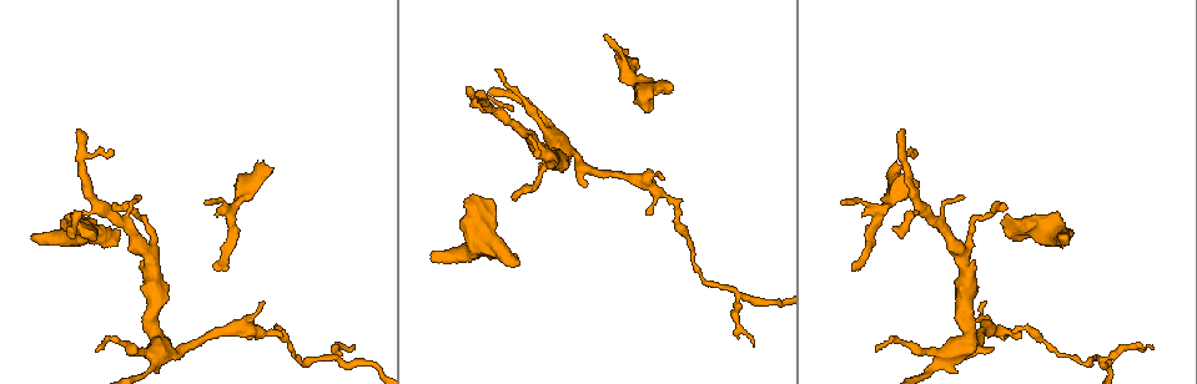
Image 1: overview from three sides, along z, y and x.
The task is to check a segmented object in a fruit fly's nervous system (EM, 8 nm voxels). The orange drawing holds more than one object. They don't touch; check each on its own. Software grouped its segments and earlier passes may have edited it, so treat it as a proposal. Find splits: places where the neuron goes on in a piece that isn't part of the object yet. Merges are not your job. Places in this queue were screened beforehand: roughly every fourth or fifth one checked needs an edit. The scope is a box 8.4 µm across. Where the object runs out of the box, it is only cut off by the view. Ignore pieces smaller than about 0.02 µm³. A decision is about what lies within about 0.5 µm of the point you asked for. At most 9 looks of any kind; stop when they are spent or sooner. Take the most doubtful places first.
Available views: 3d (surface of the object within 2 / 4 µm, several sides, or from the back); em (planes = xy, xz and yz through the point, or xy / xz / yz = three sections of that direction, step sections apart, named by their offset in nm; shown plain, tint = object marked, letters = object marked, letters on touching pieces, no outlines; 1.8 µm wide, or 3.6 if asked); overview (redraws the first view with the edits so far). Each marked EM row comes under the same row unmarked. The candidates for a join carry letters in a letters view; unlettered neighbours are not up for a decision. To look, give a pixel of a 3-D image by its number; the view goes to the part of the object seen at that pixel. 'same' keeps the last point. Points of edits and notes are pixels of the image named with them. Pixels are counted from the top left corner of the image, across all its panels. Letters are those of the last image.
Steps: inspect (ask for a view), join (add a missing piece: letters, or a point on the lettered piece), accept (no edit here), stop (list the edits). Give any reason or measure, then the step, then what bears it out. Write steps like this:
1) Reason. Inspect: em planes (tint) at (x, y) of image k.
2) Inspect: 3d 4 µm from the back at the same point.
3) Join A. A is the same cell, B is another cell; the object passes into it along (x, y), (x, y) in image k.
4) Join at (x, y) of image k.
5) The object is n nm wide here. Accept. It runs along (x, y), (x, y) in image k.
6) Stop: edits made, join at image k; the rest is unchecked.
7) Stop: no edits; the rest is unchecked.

Free end. Inspect: em 3.6 µm yz step 16 (tint) at (1072, 233) of image 1.

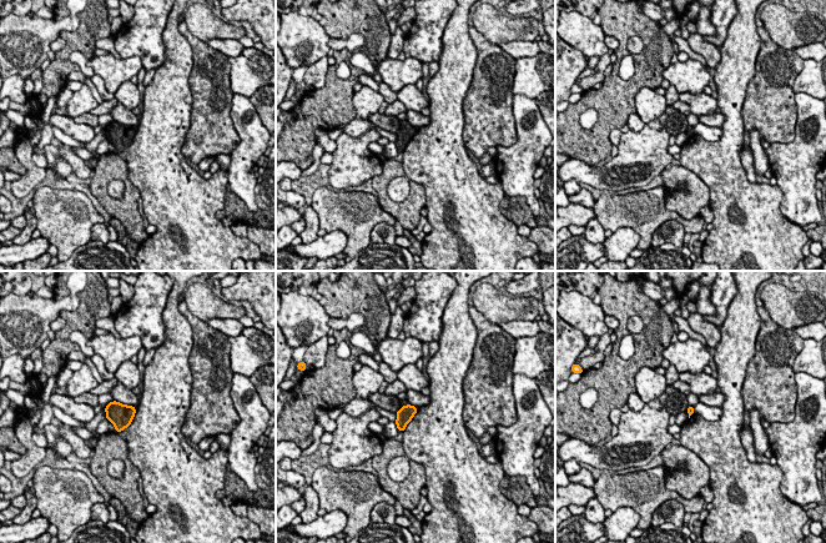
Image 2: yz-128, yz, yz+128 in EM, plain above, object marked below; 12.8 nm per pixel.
Cut it another way. Inspect: em 3.6 µm planes (tint) at the same point.

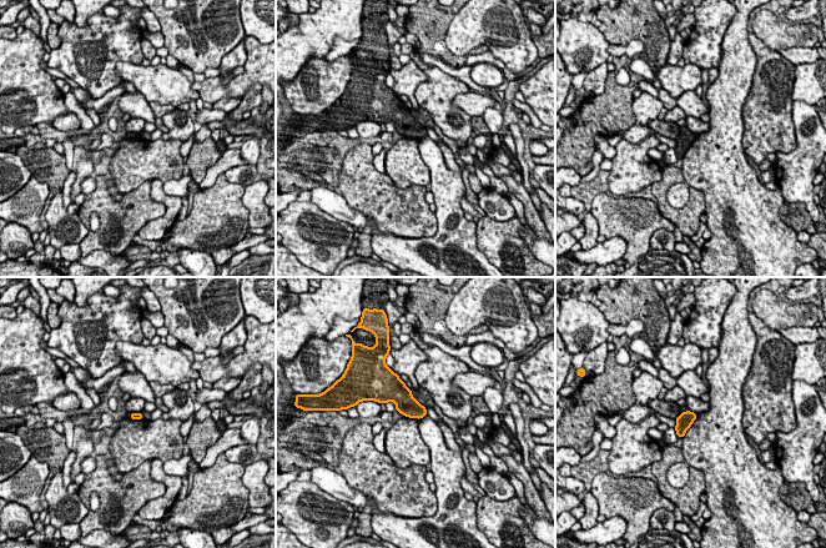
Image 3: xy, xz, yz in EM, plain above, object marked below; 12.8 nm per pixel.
Inspect: em 3.6 µm planes (letters) at the same point.

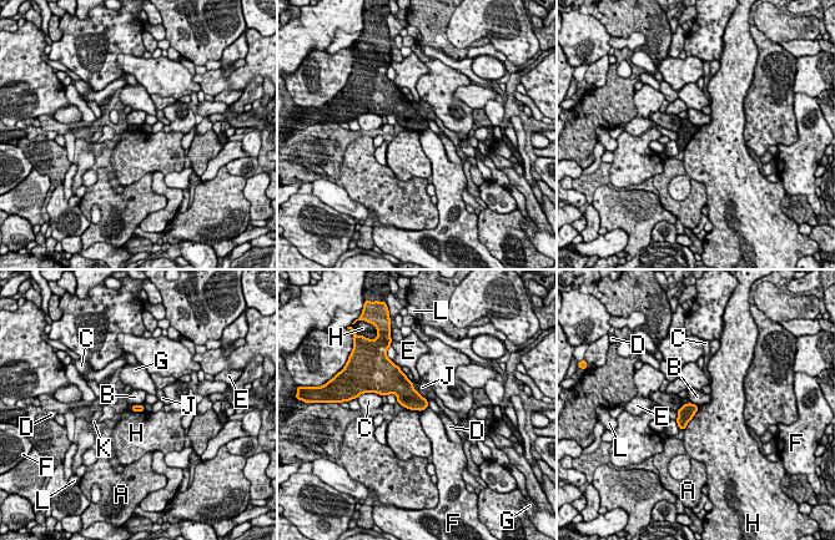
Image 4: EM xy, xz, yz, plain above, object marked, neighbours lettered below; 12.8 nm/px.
Accept. A, B, C, D, E, F, G, H, J, K and L are other cells; none of them fits.

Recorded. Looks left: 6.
Tapers out. Inspect: 3d 2 µm from the back at (851, 271) of image 1.

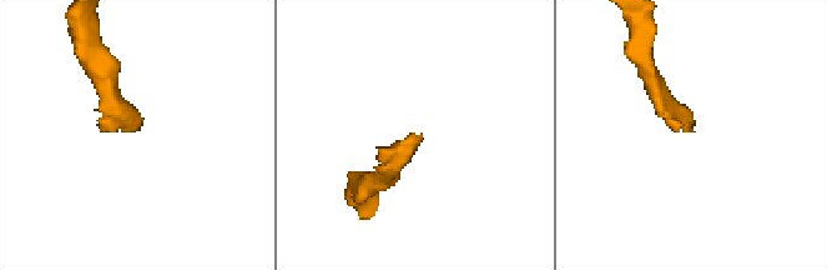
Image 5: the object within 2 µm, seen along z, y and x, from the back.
Now the EM. Inspect: em planes (letters) at (689, 130) of image 5.

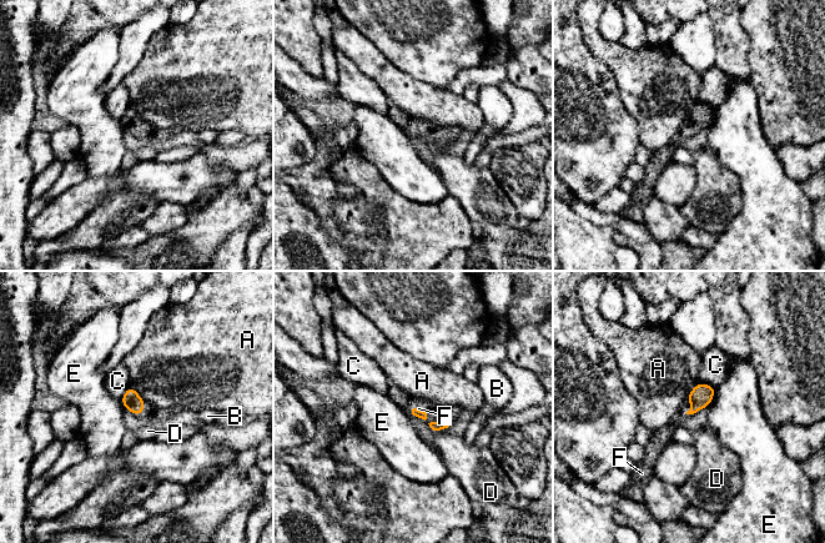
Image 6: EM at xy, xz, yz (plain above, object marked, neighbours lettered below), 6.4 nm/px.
Join F. F is the same cell, A, B, C, D and E are other cells; the neuron continues.

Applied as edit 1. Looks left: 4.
Redraw. Inspect: overview.

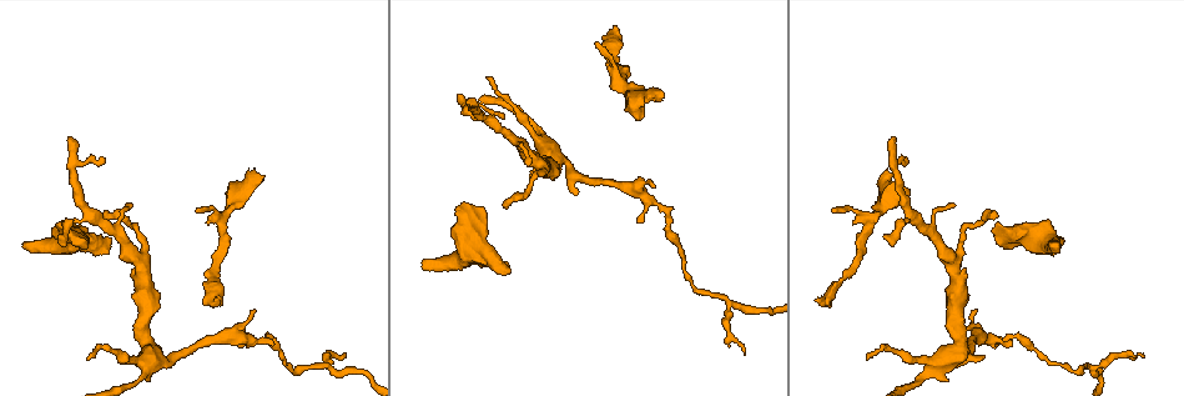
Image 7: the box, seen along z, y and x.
Branch stops here. Inspect: em planes (letters) at (21, 246) of image 7.

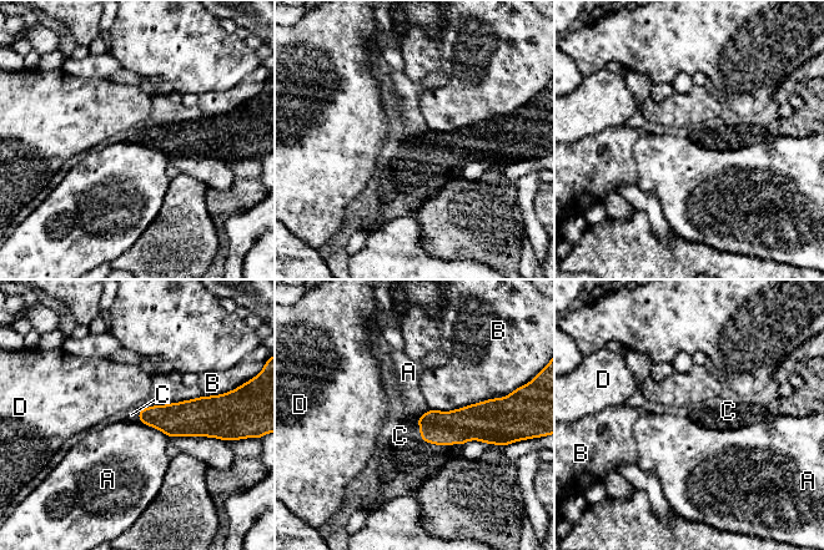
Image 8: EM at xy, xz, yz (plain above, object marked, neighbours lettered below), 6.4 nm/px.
The object is 150 nm wide here. Join C. C is the same cell, A, B and D are other cells; it goes on there.

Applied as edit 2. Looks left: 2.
Stop: edits made, join at image 6, join at image 8; the rest is unchecked.

